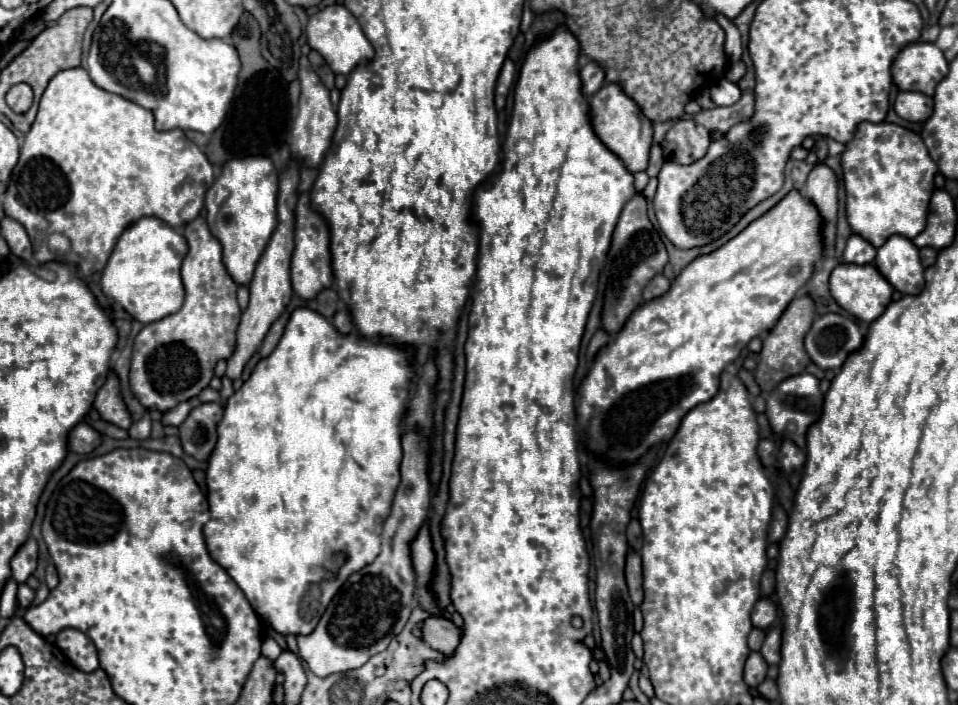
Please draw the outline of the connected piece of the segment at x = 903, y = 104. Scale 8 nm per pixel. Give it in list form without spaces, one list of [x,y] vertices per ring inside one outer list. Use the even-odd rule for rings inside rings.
[[[899,91],[893,109],[905,121],[927,121],[933,113],[933,99],[917,91]]]

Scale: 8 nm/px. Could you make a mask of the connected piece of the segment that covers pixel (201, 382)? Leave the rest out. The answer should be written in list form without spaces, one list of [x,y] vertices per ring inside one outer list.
[[[193,219],[185,227],[185,237],[189,243],[189,253],[181,267],[185,303],[177,313],[141,329],[133,345],[129,371],[129,387],[137,401],[161,413],[197,397],[209,385],[215,375],[215,363],[229,359],[235,351],[235,331],[241,319],[237,285],[223,267],[221,245],[209,233],[205,219]]]

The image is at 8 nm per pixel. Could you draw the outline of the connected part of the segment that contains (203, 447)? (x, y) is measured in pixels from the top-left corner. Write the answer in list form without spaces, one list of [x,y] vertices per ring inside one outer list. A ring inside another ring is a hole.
[[[203,403],[179,425],[183,451],[197,461],[207,461],[217,443],[217,425],[223,417],[219,403]]]

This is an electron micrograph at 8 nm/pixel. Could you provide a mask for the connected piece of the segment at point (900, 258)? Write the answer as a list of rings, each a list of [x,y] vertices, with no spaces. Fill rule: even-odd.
[[[903,235],[889,237],[889,241],[877,249],[875,265],[879,273],[905,295],[917,295],[925,287],[919,249]]]

